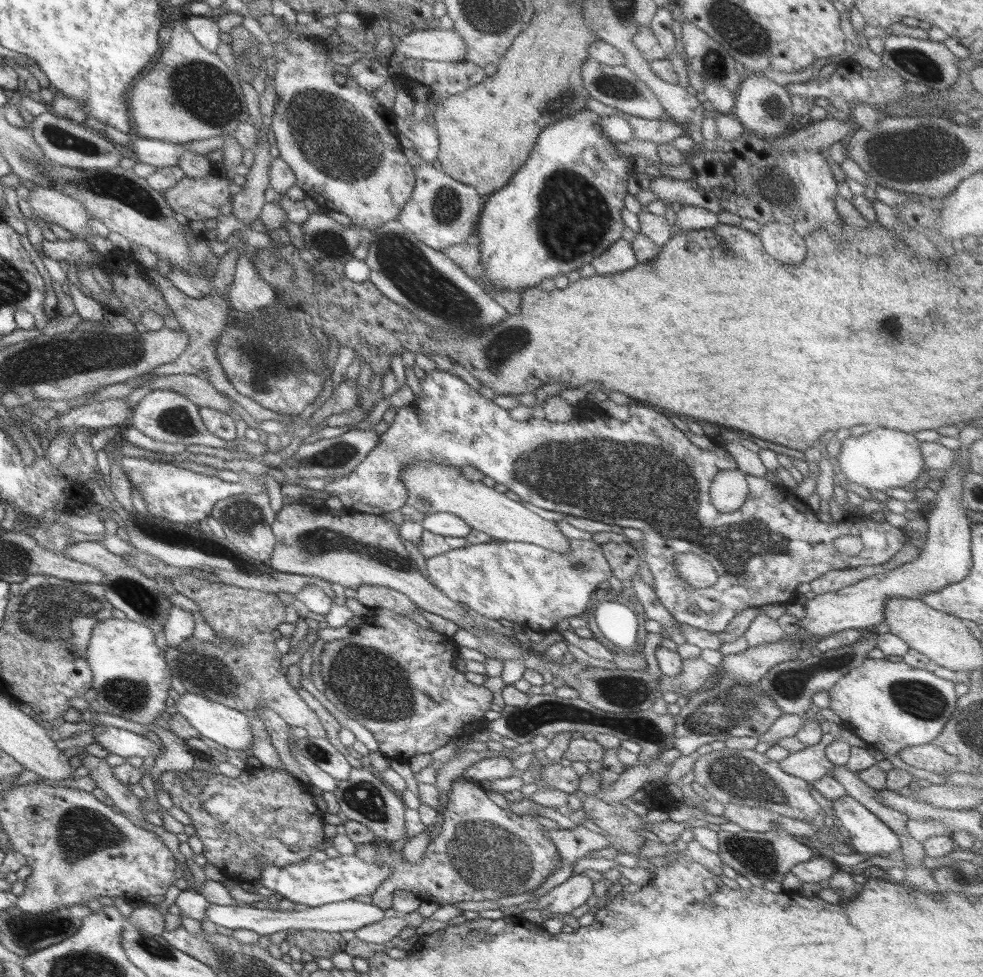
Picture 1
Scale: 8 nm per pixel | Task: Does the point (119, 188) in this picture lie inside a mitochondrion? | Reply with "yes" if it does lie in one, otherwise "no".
yes

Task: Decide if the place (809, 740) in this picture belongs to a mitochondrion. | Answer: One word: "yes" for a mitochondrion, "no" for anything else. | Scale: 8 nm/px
no

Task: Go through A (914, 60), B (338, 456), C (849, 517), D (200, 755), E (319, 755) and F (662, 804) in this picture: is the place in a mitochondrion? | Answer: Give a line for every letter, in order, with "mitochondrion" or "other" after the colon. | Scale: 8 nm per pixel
A: mitochondrion
B: mitochondrion
C: other
D: other
E: mitochondrion
F: other

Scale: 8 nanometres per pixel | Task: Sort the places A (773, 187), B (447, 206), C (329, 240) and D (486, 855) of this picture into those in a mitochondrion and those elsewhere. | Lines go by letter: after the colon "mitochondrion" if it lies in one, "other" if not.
A: mitochondrion
B: mitochondrion
C: mitochondrion
D: mitochondrion

